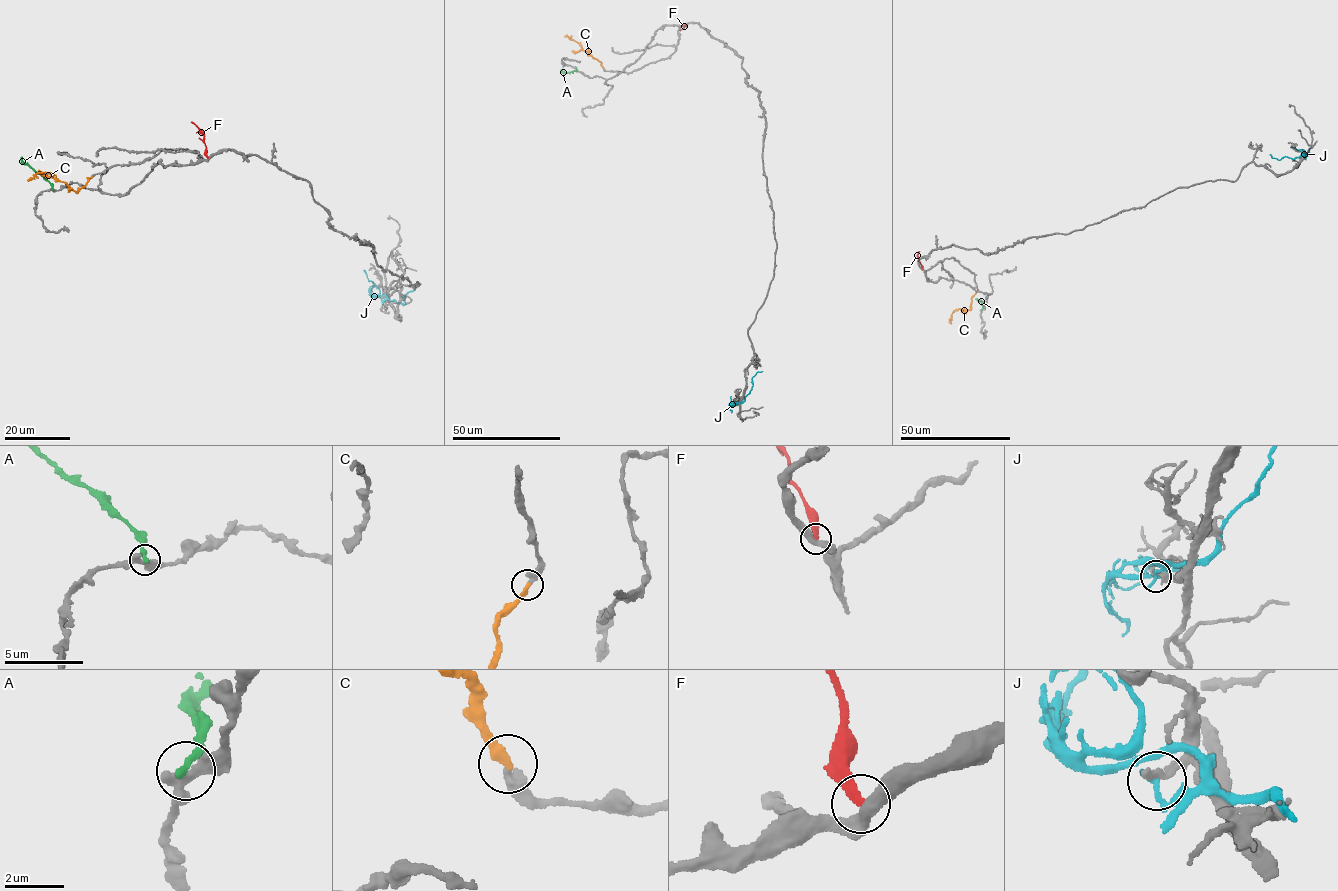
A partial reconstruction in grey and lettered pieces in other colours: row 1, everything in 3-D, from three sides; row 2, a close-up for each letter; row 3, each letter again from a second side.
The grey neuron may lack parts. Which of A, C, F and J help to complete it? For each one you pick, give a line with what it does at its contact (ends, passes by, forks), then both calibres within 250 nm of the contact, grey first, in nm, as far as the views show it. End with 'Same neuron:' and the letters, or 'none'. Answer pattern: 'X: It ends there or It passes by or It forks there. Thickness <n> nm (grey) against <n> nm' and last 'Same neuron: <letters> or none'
C: It ends there. Thickness 400 nm (grey) against 320 nm
Same neuron: C

